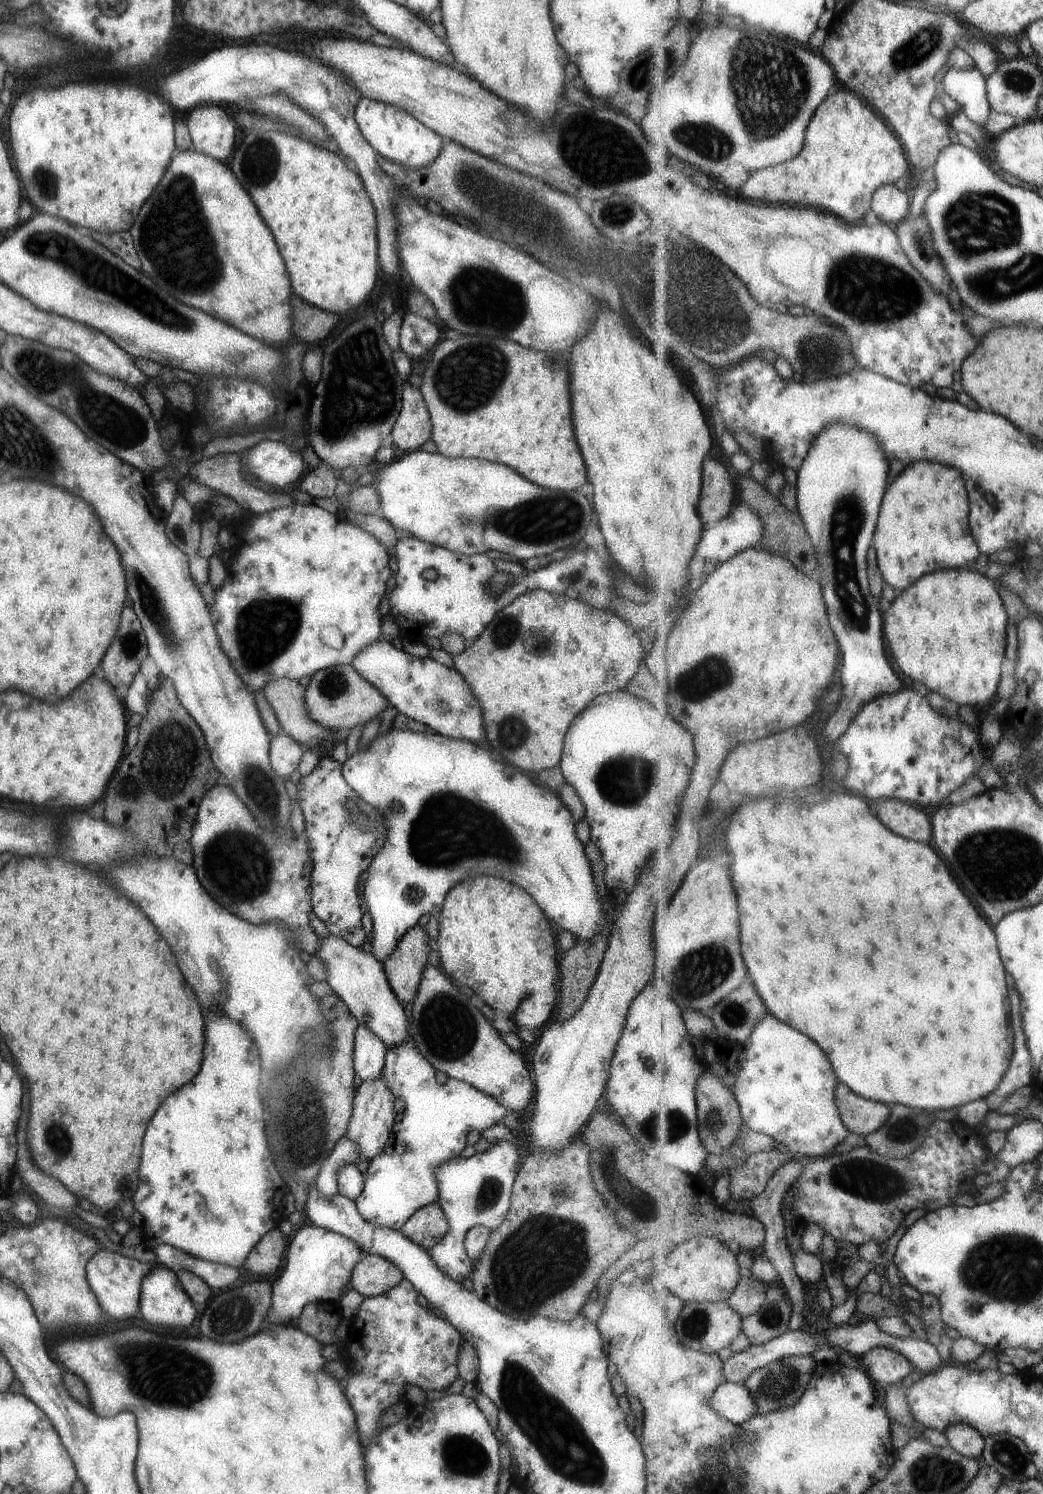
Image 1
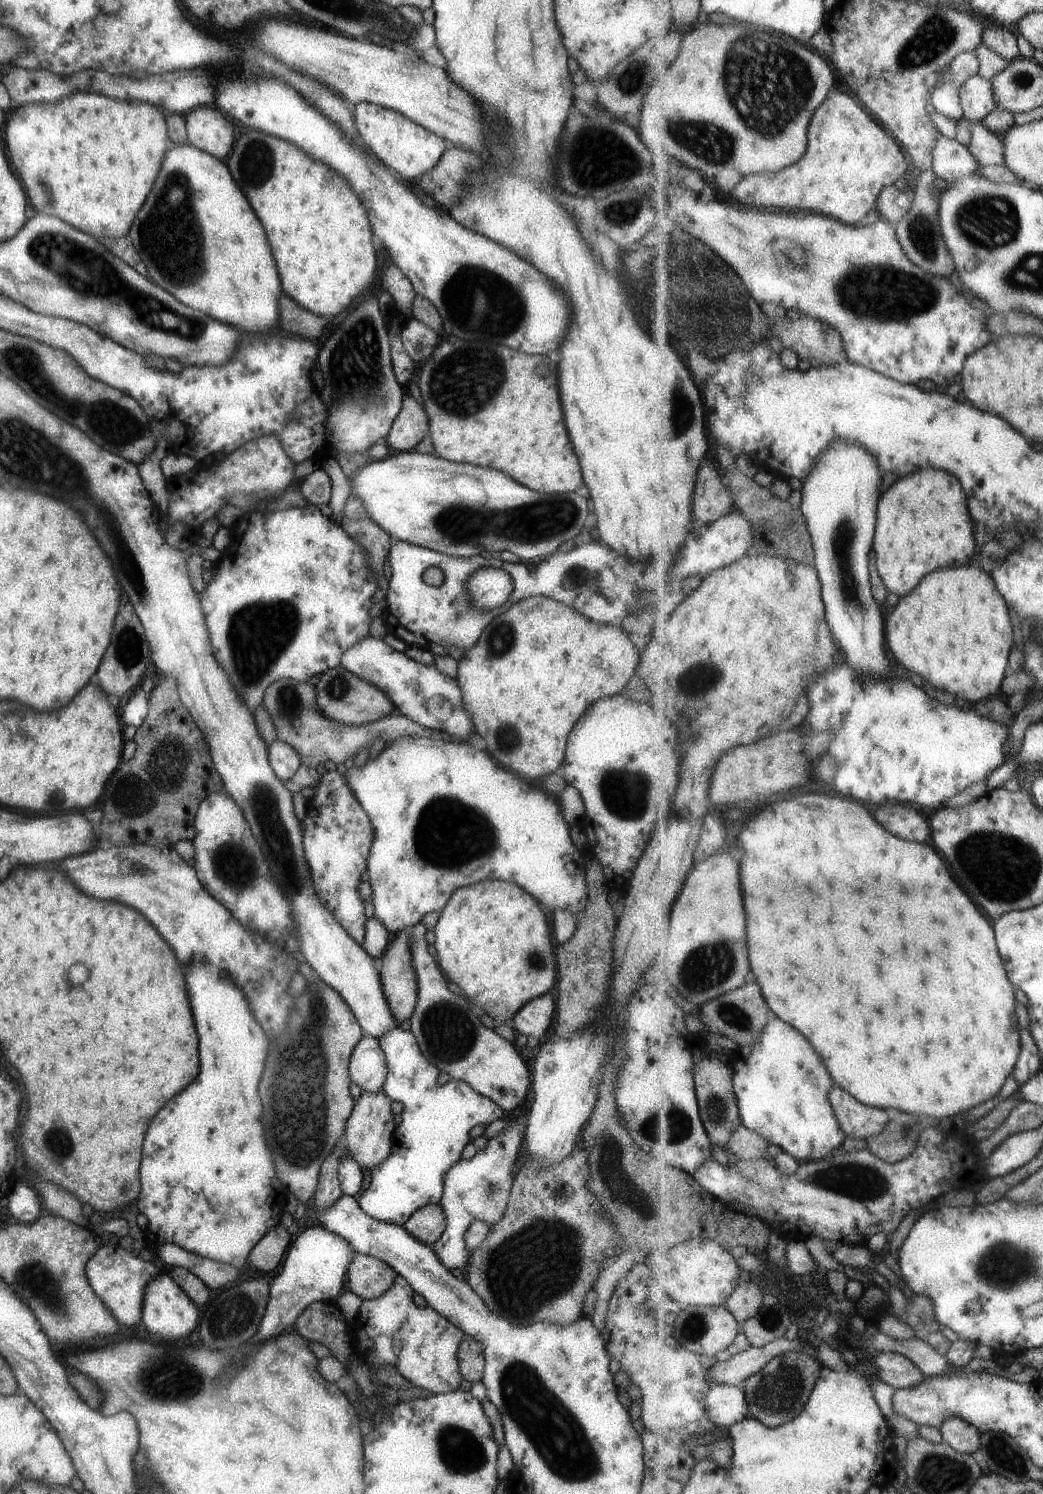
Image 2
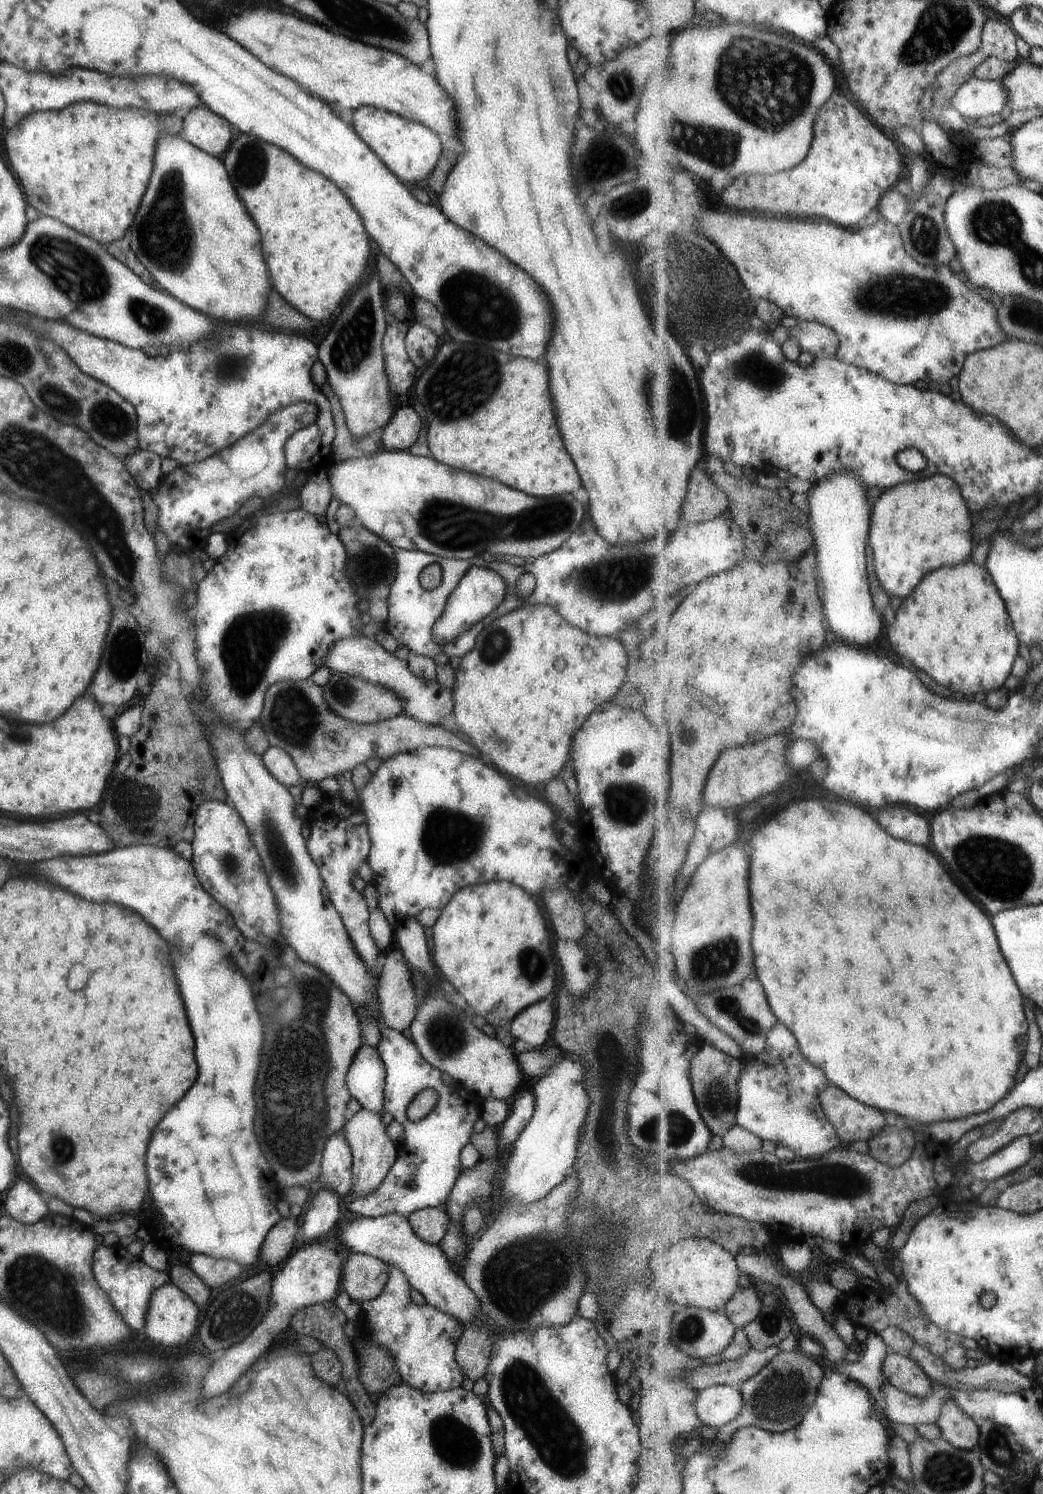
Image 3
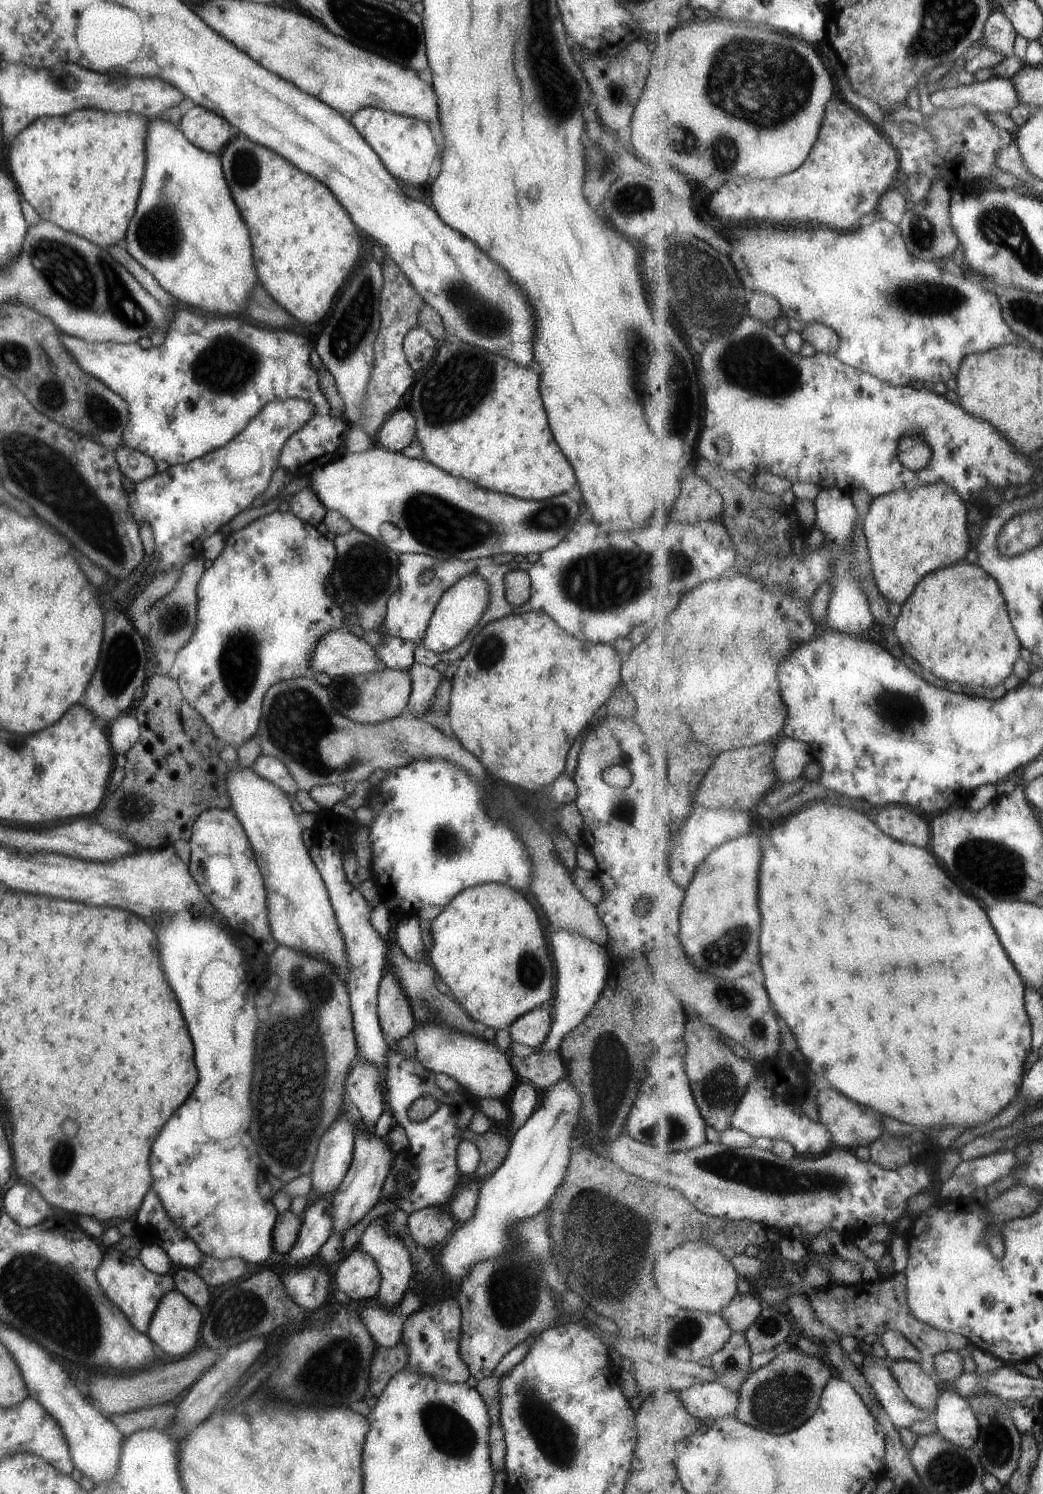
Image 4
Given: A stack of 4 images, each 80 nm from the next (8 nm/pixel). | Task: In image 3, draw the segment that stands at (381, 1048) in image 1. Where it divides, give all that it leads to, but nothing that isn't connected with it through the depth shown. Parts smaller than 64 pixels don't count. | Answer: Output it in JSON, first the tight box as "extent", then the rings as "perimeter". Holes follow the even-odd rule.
{"extent":[344,1045,385,1111],"perimeter":[[[361,1045],[353,1055],[344,1081],[349,1094],[360,1106],[382,1111],[385,1069],[375,1047]]]}

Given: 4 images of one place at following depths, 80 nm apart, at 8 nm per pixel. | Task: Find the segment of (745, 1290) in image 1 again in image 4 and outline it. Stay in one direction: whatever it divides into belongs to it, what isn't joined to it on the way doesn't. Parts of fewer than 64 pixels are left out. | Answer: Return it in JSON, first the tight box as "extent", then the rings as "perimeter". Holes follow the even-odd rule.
{"extent":[722,1292,762,1333],"perimeter":[[[748,1292],[738,1293],[722,1315],[735,1333],[745,1333],[756,1323],[762,1312],[761,1299]]]}

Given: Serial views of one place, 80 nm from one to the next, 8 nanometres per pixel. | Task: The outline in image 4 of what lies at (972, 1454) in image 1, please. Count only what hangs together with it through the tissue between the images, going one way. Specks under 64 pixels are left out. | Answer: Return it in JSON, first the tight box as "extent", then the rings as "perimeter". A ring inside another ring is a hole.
{"extent":[934,1388,980,1449],"perimeter":[[[943,1388],[937,1402],[934,1423],[945,1440],[962,1449],[975,1449],[980,1435],[976,1412],[966,1397],[953,1388]]]}

